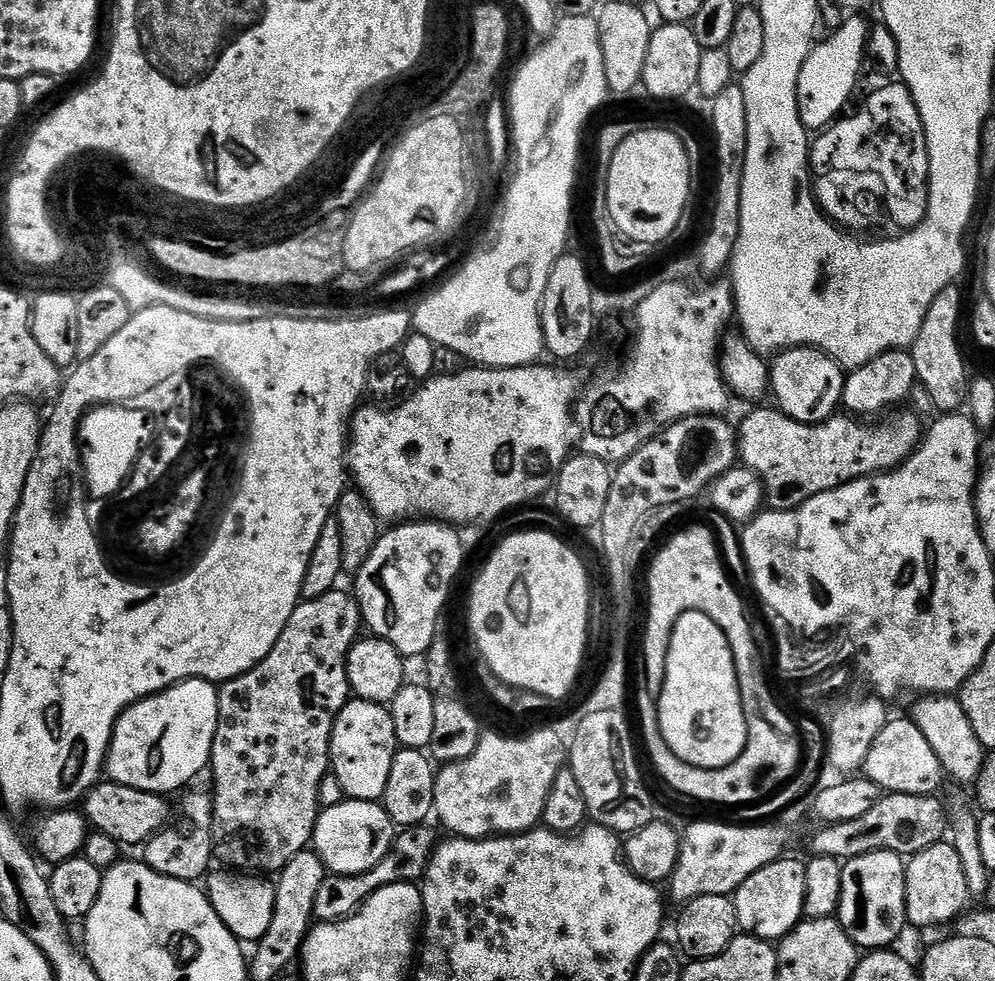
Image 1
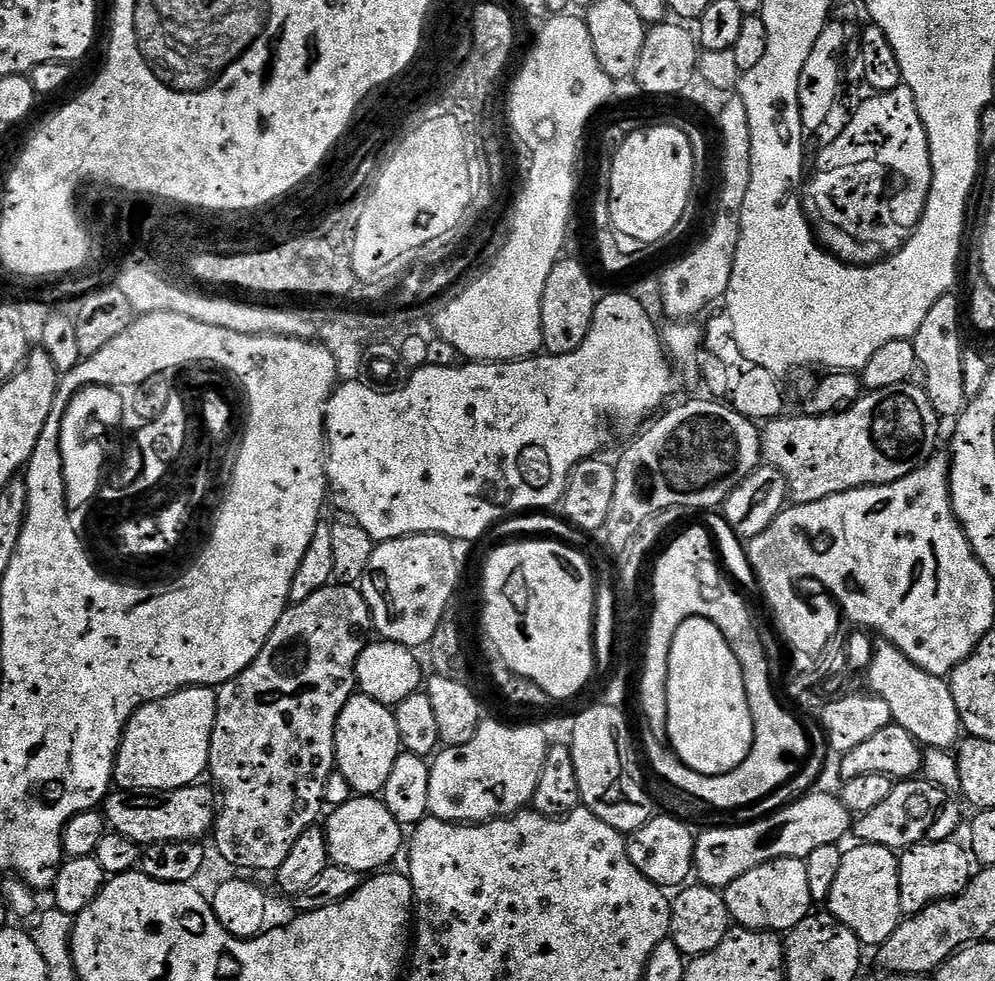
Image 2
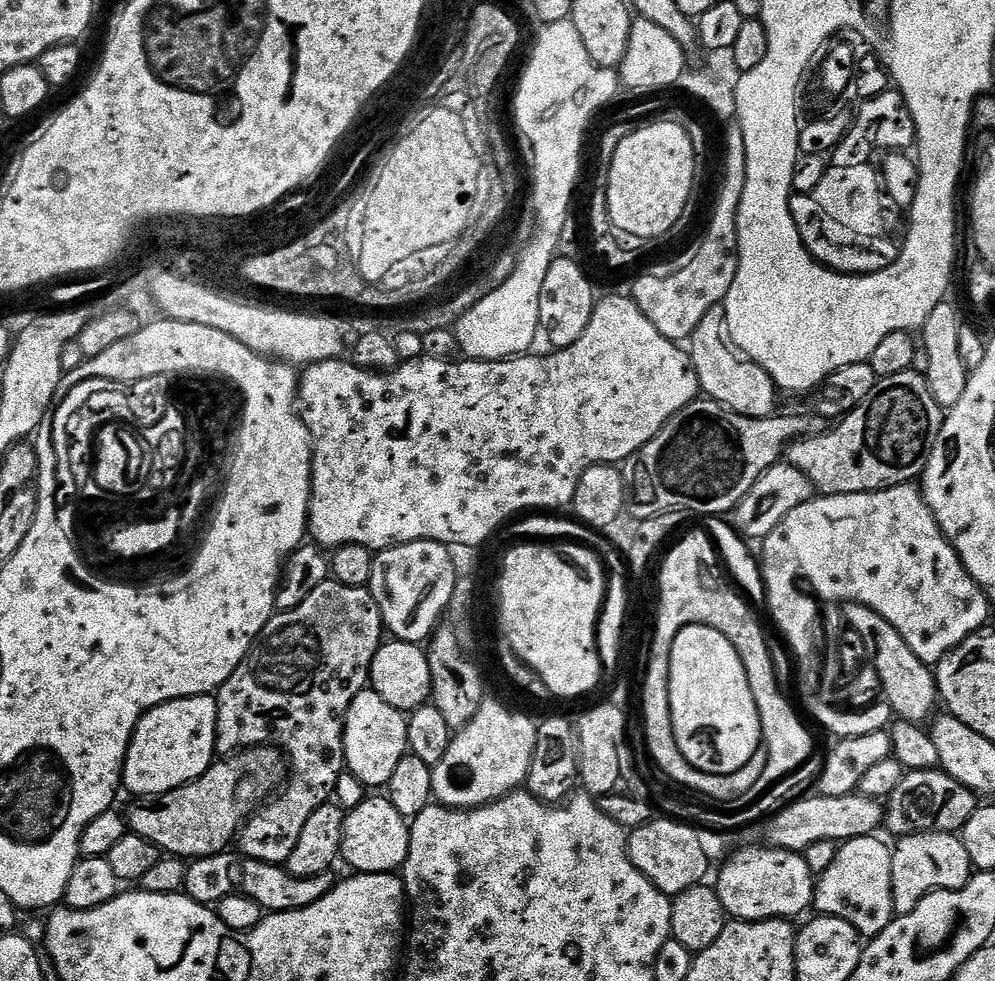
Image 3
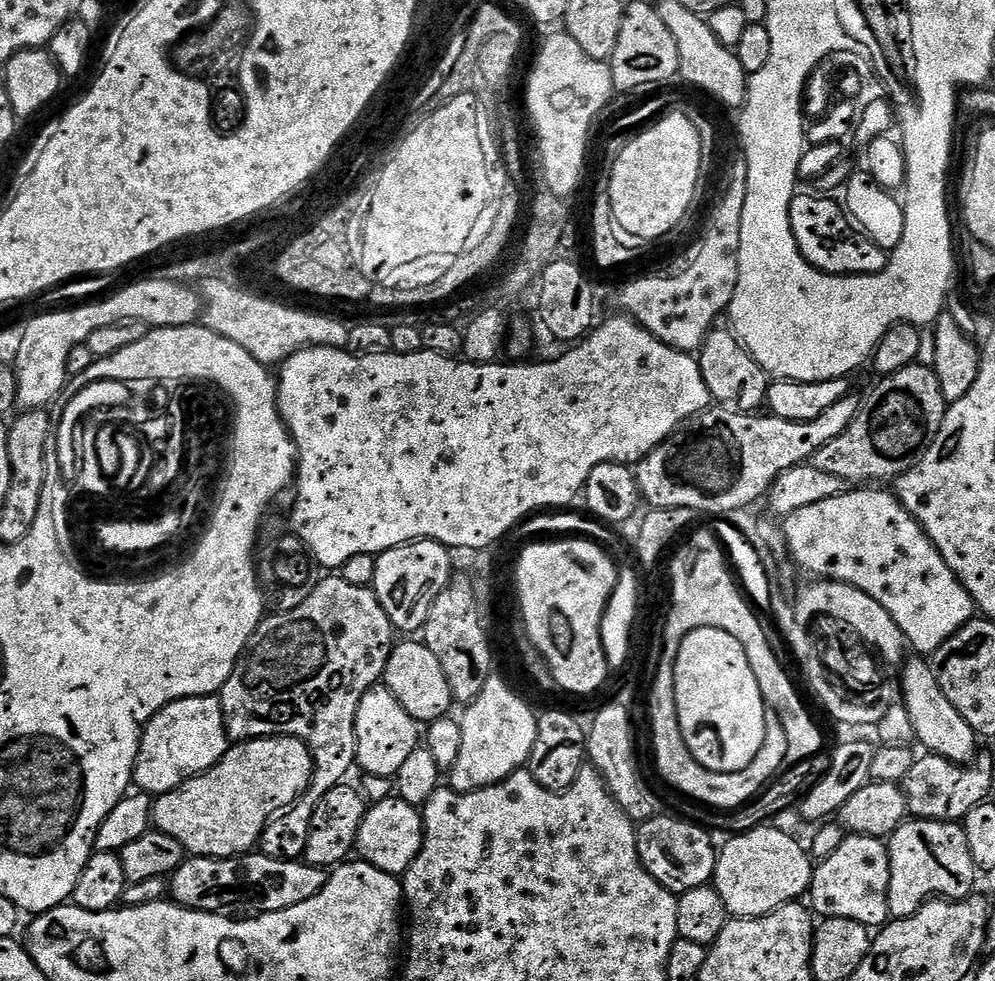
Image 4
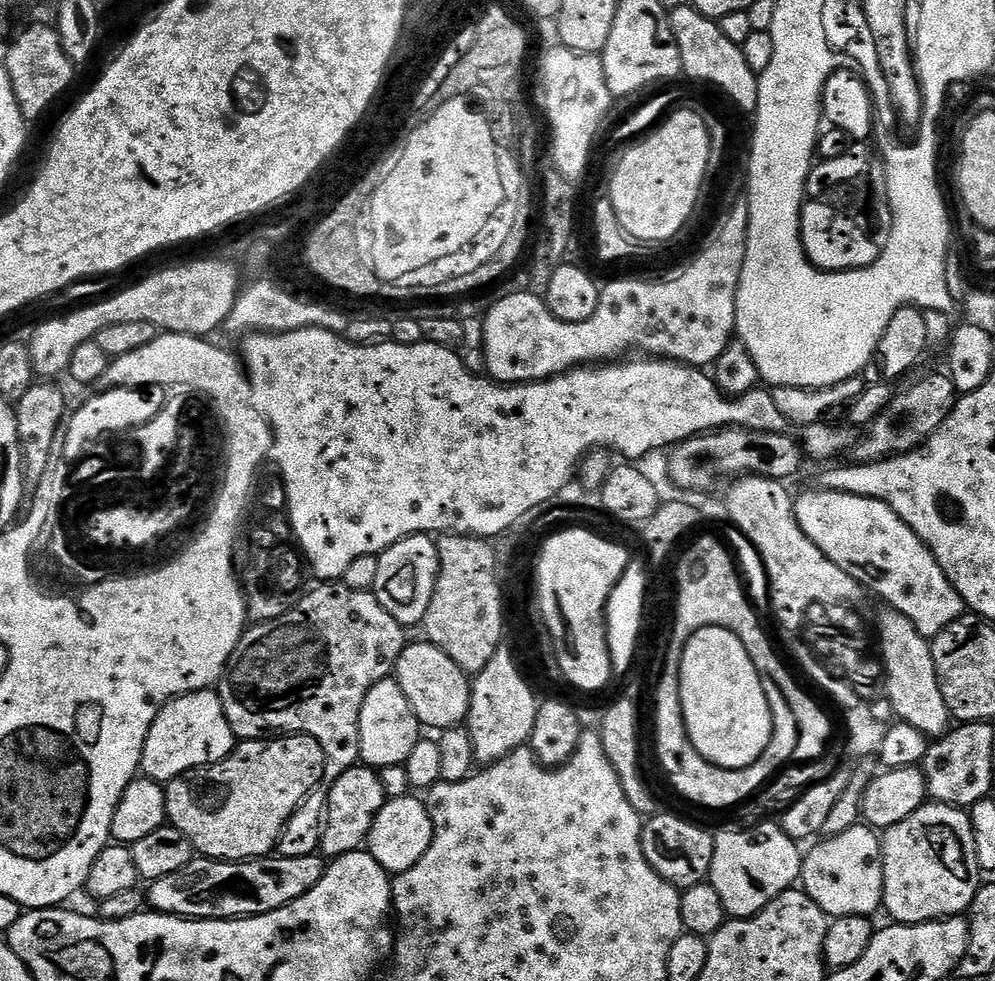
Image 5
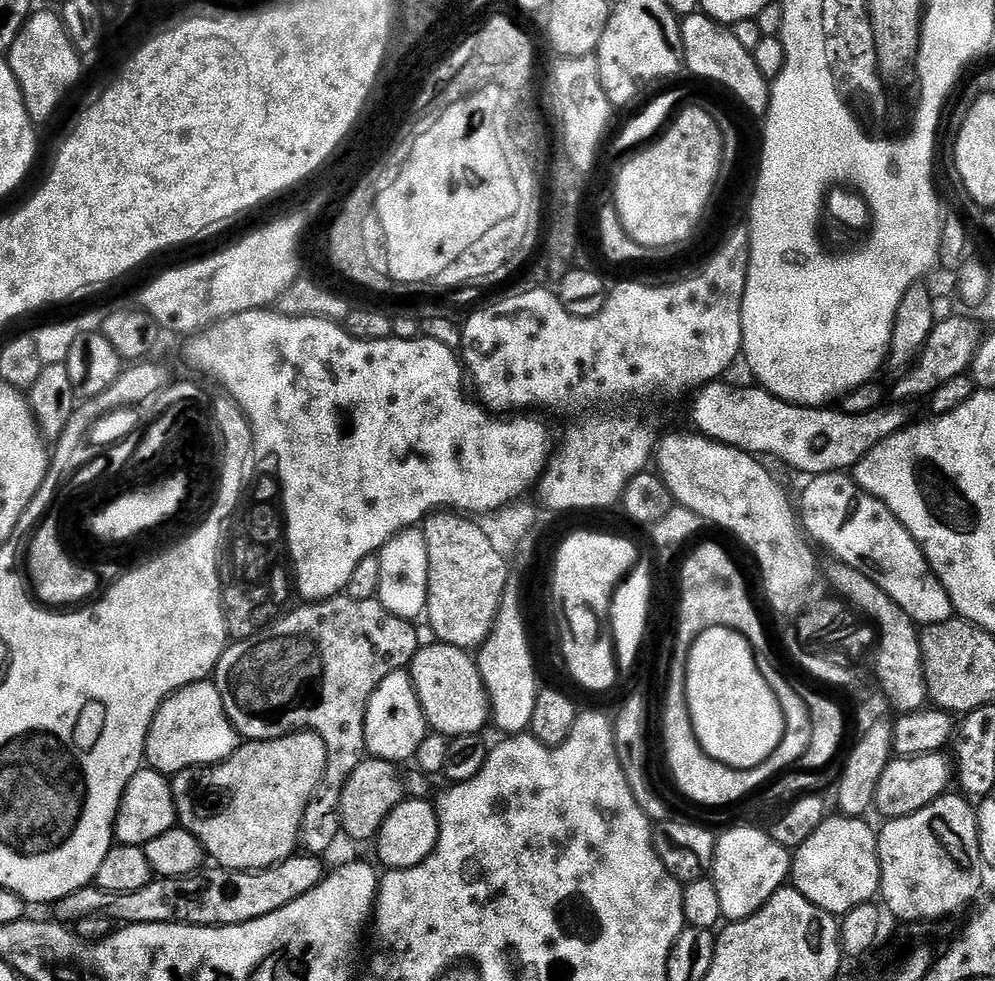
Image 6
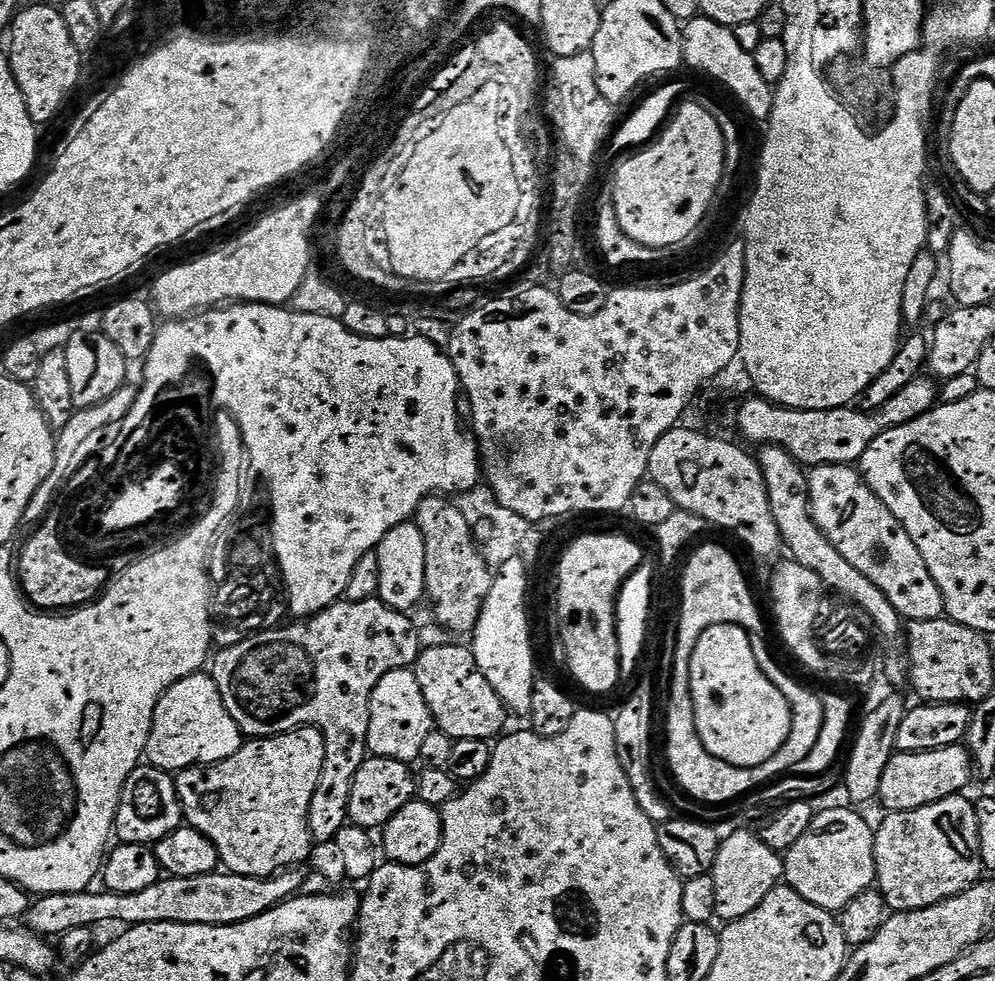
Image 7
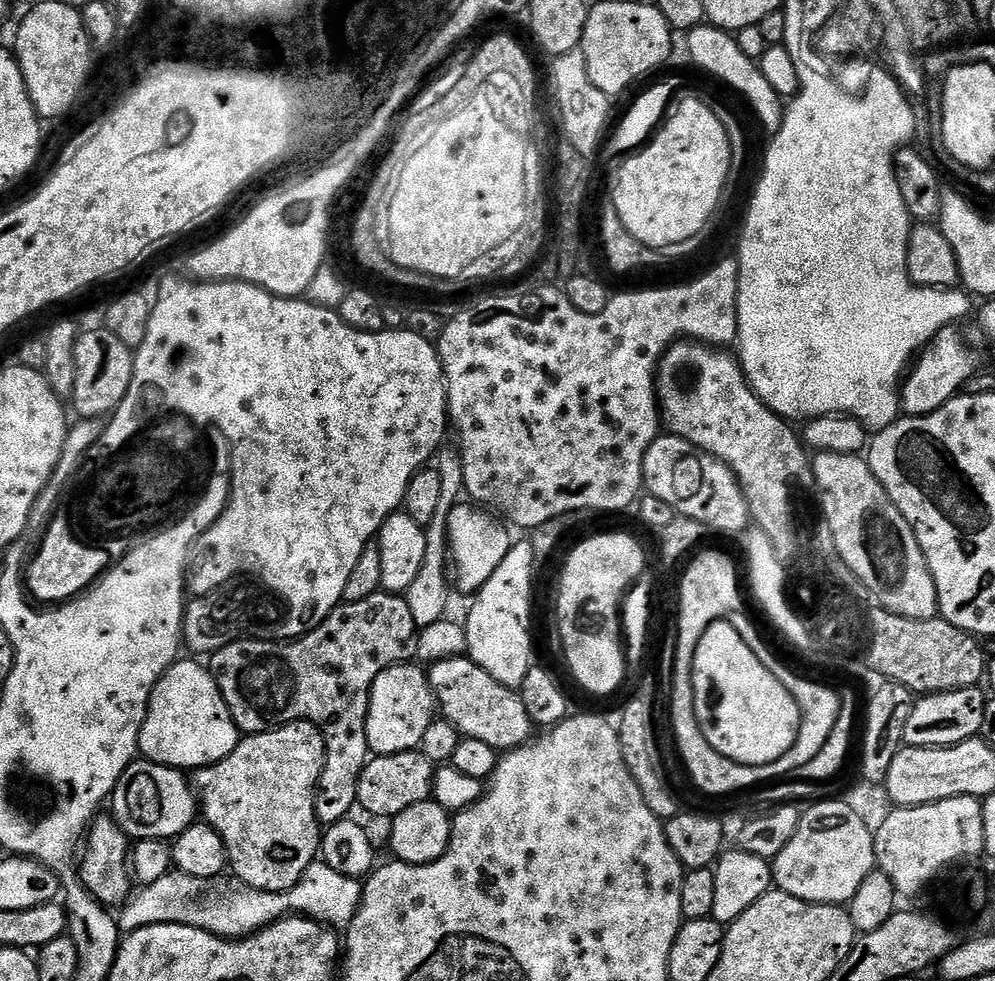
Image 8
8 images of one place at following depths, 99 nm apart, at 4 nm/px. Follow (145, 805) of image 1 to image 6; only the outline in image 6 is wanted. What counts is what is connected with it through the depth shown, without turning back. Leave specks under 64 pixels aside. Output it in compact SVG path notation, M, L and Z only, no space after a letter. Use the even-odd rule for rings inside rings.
M296 730L291 734L278 734L273 740L249 740L241 743L234 755L226 757L215 766L187 768L171 777L172 798L176 804L176 818L179 827L186 829L190 834L194 834L194 838L198 838L198 842L204 847L205 853L211 859L213 856L216 859L213 861L219 867L233 868L239 872L253 872L259 868L274 866L297 851L300 827L302 826L302 814L306 814L306 806L310 802L310 798L315 794L316 789L320 787L321 782L324 781L327 761L328 755L326 754L326 746L322 742L322 738L311 730Z

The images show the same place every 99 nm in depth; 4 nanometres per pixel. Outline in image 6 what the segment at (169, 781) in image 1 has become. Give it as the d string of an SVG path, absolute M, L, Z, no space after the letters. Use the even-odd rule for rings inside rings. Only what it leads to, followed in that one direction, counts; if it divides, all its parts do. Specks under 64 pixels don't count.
M211 679L199 680L161 702L148 731L144 759L153 772L175 774L187 768L215 766L234 755L237 747L238 733L226 714L226 706L222 706L222 694Z

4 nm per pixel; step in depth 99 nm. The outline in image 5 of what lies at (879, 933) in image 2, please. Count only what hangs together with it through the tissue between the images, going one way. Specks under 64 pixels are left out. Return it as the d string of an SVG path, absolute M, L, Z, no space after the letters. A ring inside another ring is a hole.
M855 824L850 830L842 830L842 834L821 839L813 843L812 849L805 851L800 865L799 883L817 906L830 918L838 916L867 916L875 917L875 912L881 911L884 902L884 859L882 858L881 837L867 824Z

